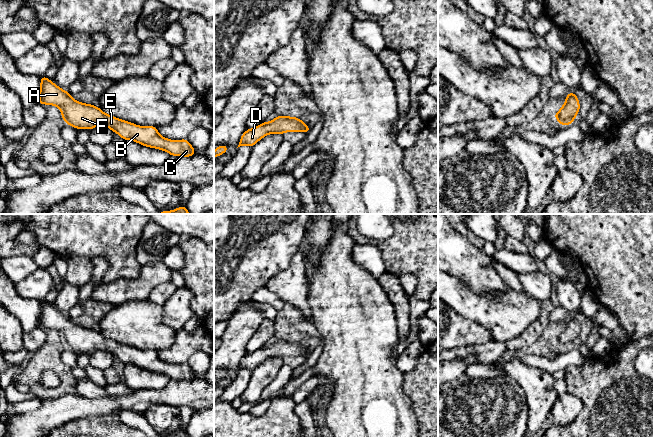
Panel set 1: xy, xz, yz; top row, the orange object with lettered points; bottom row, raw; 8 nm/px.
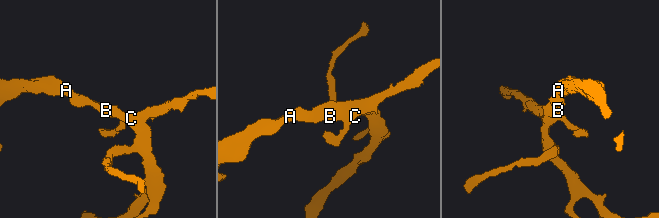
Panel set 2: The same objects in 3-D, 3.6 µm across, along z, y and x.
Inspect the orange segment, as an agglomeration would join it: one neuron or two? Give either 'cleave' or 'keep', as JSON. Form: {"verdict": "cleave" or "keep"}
{"verdict": "keep"}

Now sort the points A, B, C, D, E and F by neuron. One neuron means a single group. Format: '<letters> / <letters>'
A B C D E F

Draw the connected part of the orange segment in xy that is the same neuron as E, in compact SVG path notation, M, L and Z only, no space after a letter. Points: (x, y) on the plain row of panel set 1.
M41 300L38 327L58 331L63 345L77 354L91 354L97 350L107 351L125 365L131 364L146 371L160 373L171 380L191 381L195 378L195 373L187 363L167 363L158 357L155 350L138 350L108 339L97 330L76 325L66 314L45 300Z

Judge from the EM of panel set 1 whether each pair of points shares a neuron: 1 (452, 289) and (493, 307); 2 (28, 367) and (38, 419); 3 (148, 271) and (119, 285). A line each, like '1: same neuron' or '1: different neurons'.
1: same neuron
2: different neurons
3: same neuron

